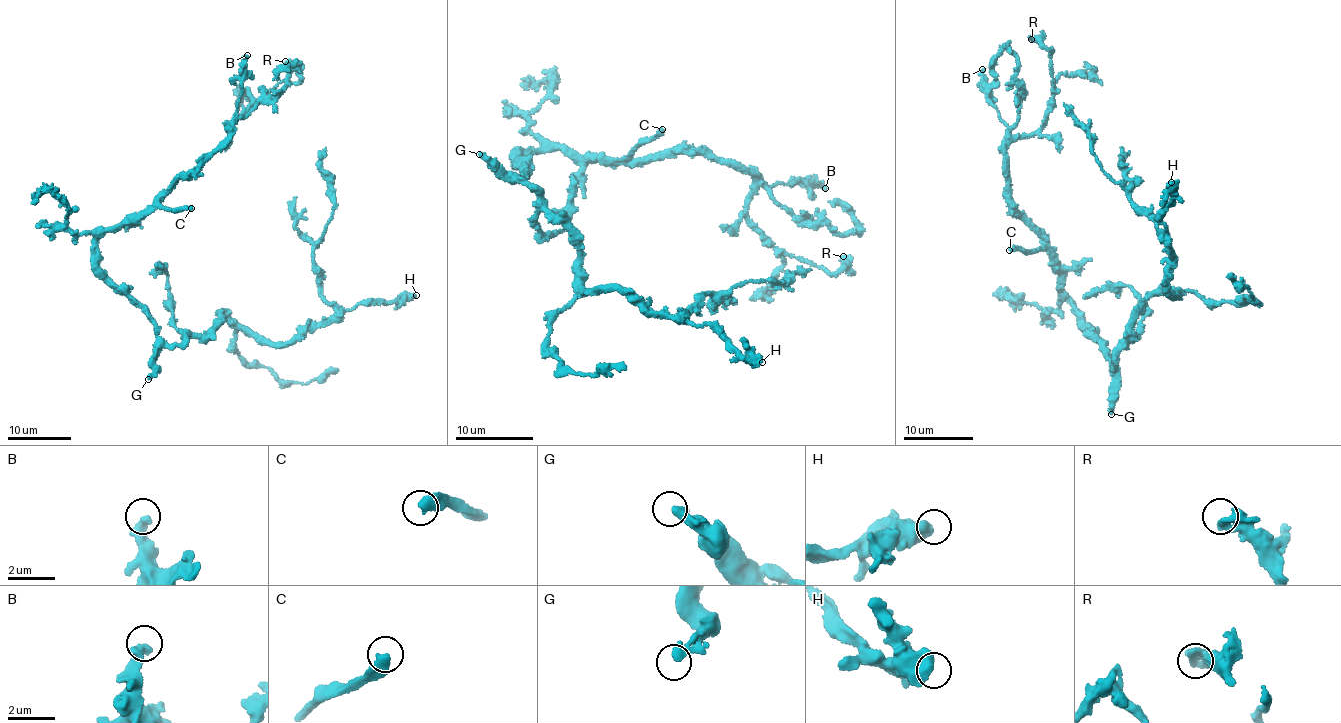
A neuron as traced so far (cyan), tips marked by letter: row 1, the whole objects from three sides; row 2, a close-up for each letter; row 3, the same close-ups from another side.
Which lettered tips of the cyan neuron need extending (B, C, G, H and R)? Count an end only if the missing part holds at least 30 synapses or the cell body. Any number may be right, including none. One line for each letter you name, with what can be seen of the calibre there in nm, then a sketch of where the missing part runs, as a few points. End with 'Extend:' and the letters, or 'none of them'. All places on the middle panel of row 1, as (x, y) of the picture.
C: 400 nm | (662, 129), (671, 119), (683, 124), (692, 123), (711, 134), (713, 173), (730, 185)
Extend: C

